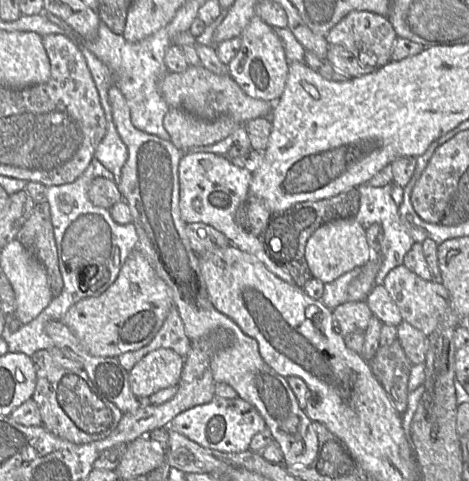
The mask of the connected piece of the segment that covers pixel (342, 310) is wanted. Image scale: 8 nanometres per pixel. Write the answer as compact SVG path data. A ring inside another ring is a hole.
M346 301L332 310L332 316L334 327L344 337L355 331L364 332L373 314L365 301Z

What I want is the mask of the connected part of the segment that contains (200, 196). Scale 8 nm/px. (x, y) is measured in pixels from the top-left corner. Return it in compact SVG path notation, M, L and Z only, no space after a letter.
M185 152L178 165L179 208L186 223L201 222L223 233L231 245L252 255L271 273L289 284L295 284L290 274L267 255L259 237L242 229L235 220L240 203L250 195L252 173L233 165L224 155Z

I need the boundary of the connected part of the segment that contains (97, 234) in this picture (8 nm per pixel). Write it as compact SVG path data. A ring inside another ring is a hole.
M93 157L86 170L72 183L46 187L63 289L37 317L21 325L17 331L10 332L5 324L1 338L7 342L10 353L24 353L31 357L38 350L55 347L45 331L46 324L54 320L62 321L73 305L105 292L116 280L129 254L138 248L138 235L133 223L116 223L109 209L97 207L90 201L88 190L96 177L113 181L114 175Z

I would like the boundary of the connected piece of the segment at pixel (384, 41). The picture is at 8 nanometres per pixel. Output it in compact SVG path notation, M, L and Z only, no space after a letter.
M352 11L326 35L329 45L344 46L361 62L381 68L391 61L391 52L397 35L387 17L368 11Z

